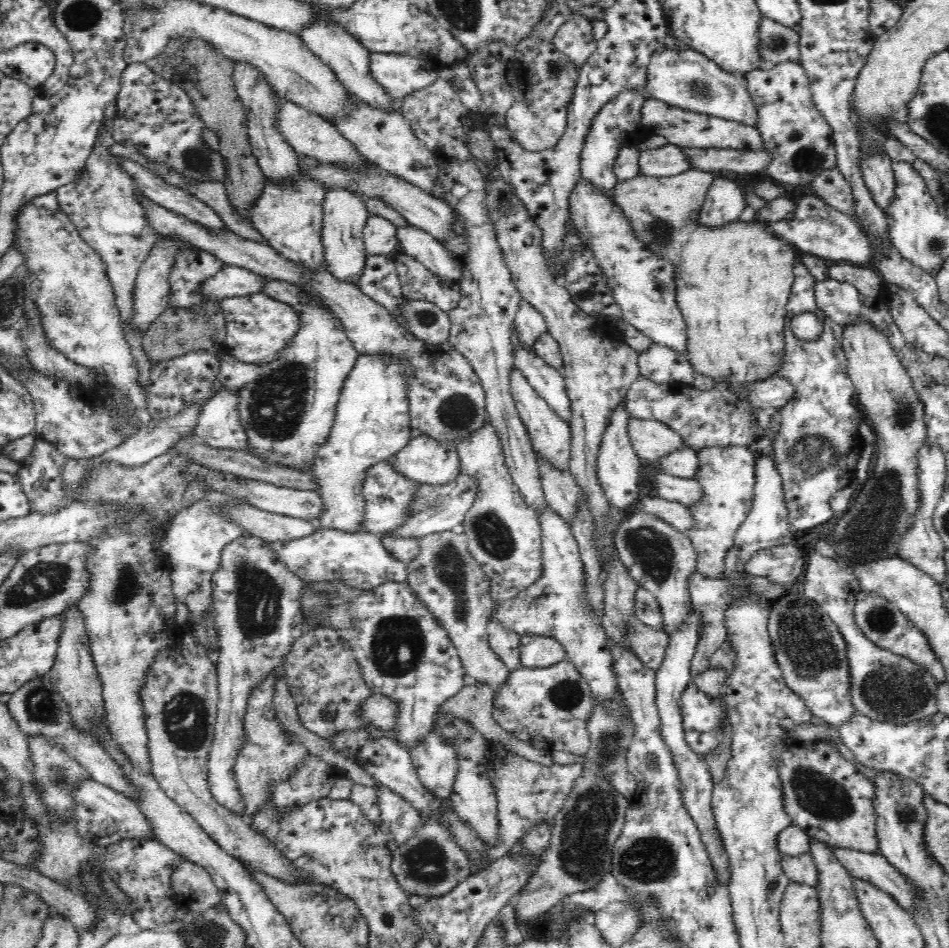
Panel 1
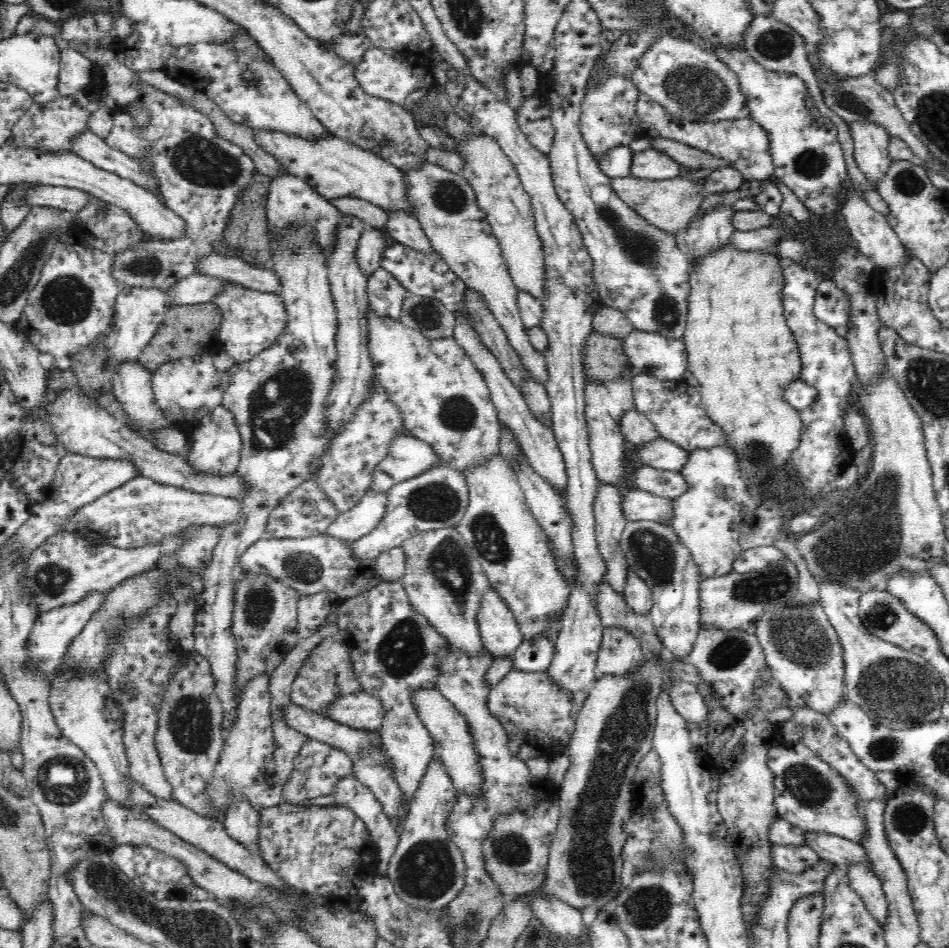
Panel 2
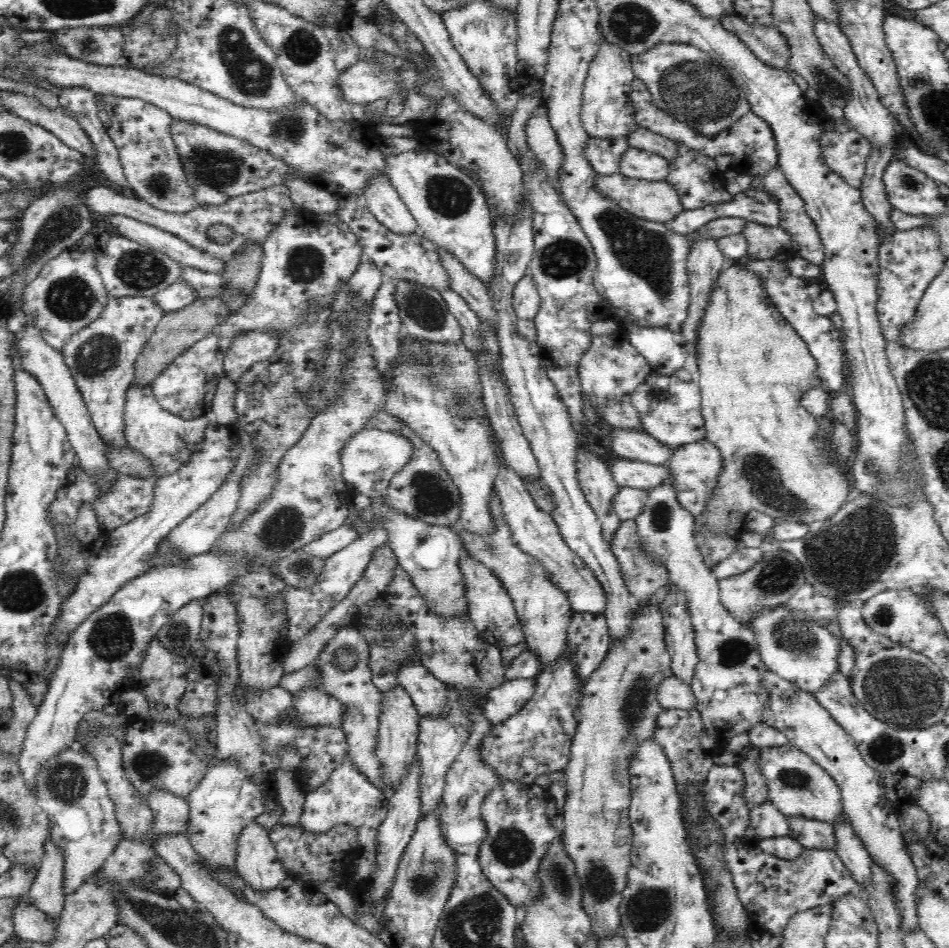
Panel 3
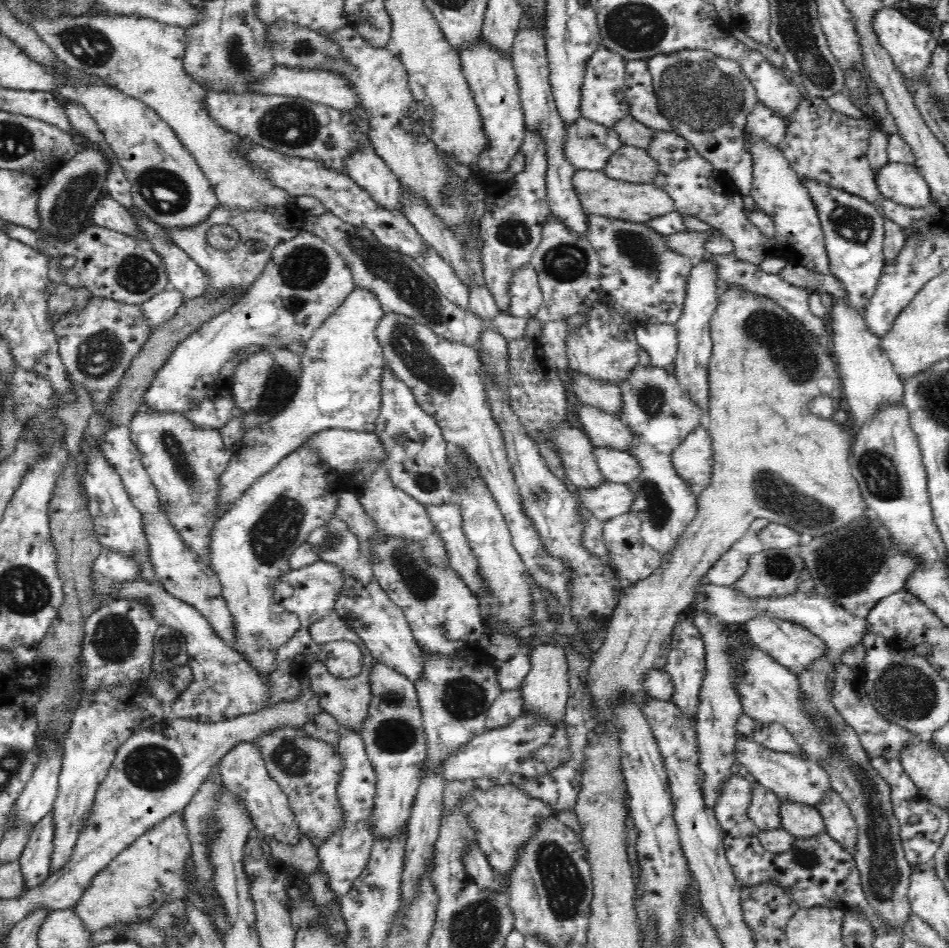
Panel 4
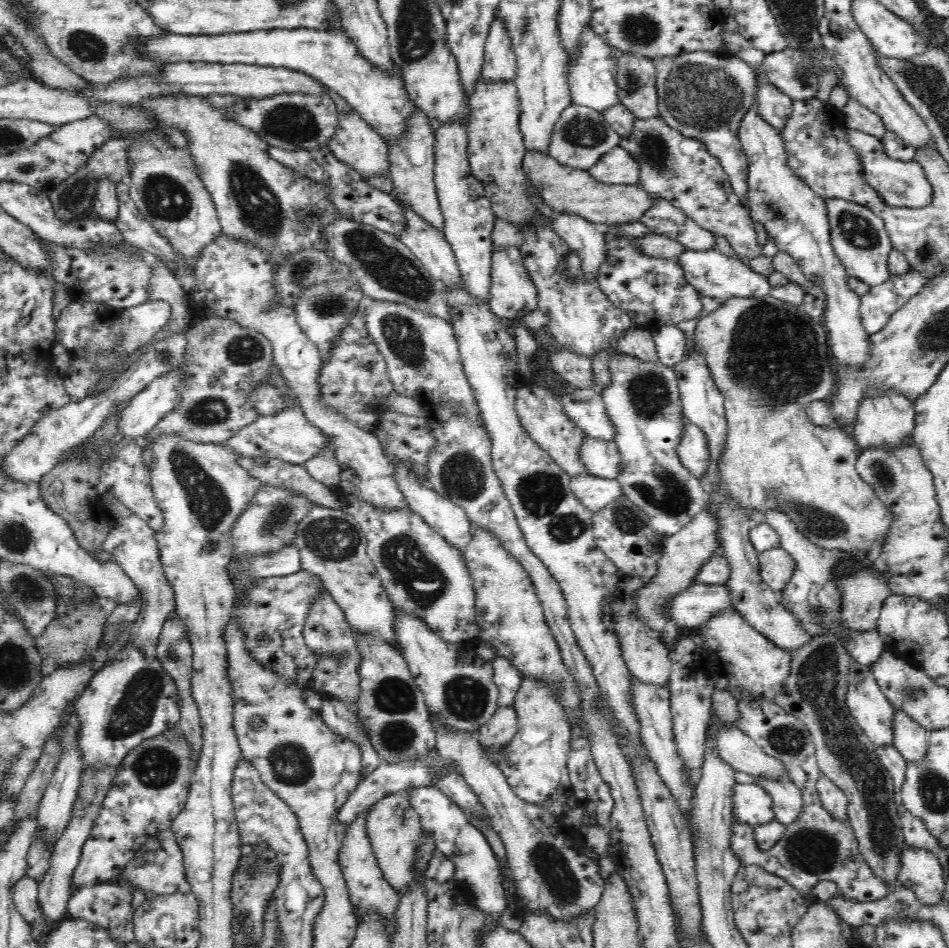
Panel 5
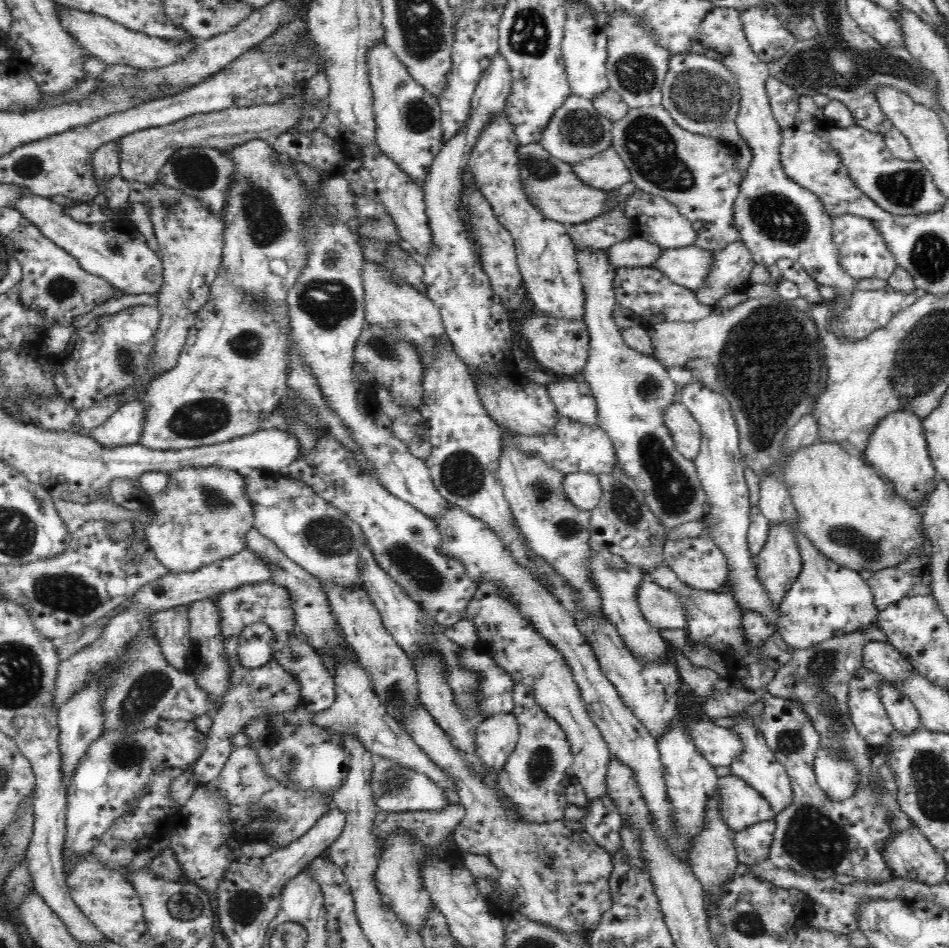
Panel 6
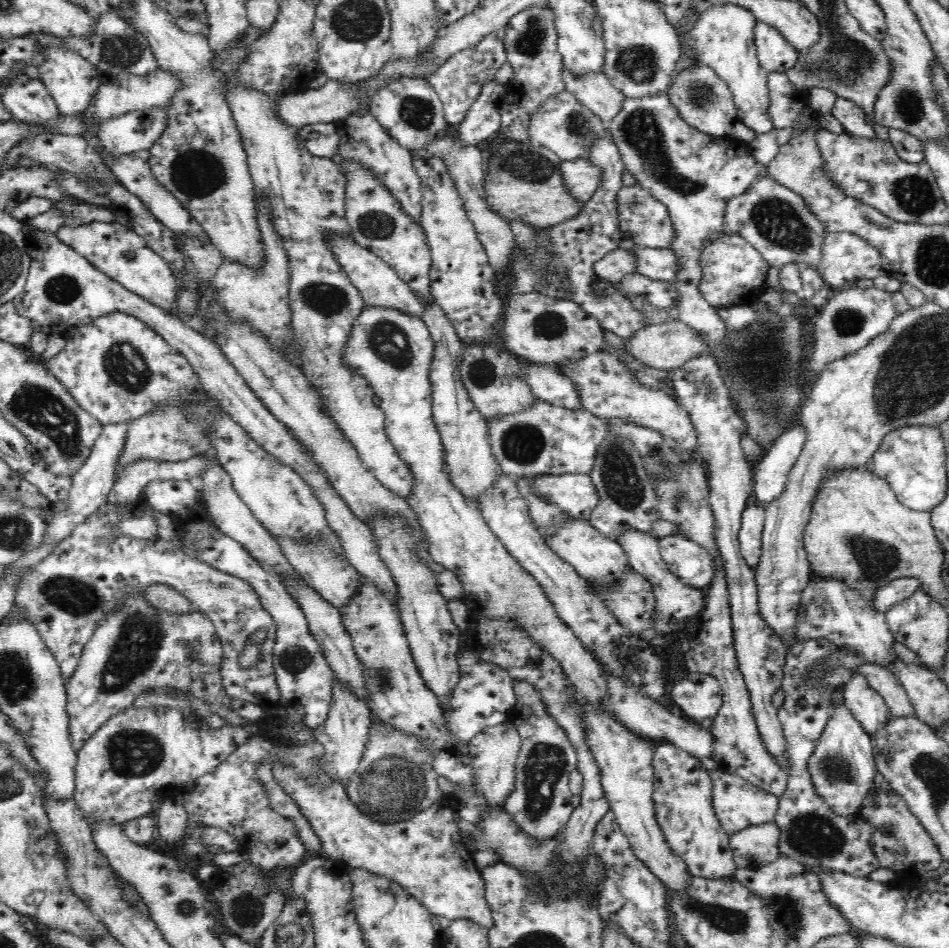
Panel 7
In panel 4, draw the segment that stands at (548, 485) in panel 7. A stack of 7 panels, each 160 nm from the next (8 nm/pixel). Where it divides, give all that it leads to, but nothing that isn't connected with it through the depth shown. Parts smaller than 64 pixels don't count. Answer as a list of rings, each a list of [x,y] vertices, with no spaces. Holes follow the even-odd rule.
[[[605,481],[598,488],[577,490],[584,506],[601,521],[630,512],[634,502],[634,493],[628,484]]]

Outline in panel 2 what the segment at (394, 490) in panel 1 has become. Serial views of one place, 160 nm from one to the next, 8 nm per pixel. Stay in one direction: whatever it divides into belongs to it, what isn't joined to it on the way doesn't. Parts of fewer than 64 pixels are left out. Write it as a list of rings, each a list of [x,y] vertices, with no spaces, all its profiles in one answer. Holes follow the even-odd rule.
[[[369,489],[354,508],[338,515],[326,533],[342,541],[360,540],[382,522],[387,502],[385,492],[378,493]]]

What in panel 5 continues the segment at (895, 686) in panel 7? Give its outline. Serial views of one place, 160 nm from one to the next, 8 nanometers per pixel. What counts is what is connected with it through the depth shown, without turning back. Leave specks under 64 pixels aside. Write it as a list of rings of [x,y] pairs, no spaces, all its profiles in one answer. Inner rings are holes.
[[[895,711],[893,728],[893,746],[907,765],[920,763],[929,748],[929,732],[902,711]]]

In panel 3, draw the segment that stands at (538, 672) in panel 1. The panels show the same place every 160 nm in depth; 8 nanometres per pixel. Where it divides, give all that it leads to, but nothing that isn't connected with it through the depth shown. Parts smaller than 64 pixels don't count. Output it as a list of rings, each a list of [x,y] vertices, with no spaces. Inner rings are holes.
[[[536,678],[507,680],[504,685],[493,689],[482,709],[487,720],[496,726],[518,714],[535,694],[535,685]]]

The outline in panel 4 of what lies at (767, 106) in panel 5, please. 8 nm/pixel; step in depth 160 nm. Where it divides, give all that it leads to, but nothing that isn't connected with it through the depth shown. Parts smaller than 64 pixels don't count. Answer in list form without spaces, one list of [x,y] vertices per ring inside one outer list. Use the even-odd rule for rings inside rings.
[[[756,103],[753,111],[747,116],[745,134],[751,140],[763,140],[768,144],[778,147],[784,140],[787,131],[787,123],[775,112],[772,112],[765,104]]]

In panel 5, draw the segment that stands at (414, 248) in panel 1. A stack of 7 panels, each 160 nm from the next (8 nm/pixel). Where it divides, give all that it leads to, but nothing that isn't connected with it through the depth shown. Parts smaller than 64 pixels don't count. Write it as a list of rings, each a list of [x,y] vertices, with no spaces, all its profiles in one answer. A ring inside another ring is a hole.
[[[353,108],[349,115],[340,112],[336,132],[330,138],[328,147],[338,160],[349,164],[365,180],[389,174],[388,145]]]

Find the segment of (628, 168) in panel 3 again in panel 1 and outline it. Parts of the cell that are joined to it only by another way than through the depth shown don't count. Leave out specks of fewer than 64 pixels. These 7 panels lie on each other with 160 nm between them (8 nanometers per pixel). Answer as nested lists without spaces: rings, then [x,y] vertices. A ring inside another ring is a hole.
[[[666,144],[658,148],[645,149],[639,152],[639,171],[643,175],[665,177],[680,174],[692,168],[688,156],[682,148]]]

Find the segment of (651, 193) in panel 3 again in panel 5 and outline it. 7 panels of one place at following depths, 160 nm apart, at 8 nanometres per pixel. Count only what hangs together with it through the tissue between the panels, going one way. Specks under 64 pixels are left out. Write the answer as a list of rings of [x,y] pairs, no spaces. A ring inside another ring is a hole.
[[[526,152],[523,169],[528,182],[536,189],[545,204],[554,214],[574,214],[597,226],[618,226],[640,224],[644,214],[654,205],[656,199],[650,197],[640,185],[604,184],[598,182],[588,171],[560,164],[549,154]]]

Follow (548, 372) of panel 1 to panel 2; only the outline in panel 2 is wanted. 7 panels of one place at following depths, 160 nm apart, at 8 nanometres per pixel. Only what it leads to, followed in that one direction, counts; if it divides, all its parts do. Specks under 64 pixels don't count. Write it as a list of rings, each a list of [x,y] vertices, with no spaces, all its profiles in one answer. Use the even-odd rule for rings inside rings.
[[[429,162],[418,164],[410,172],[404,171],[404,179],[408,183],[406,195],[411,203],[411,210],[415,210],[416,219],[430,240],[433,250],[444,259],[450,271],[465,283],[467,289],[481,293],[487,307],[506,332],[510,345],[521,358],[525,370],[545,387],[548,371],[544,355],[537,352],[529,342],[527,328],[517,307],[519,290],[508,271],[498,239],[494,237],[494,231],[486,221],[486,213],[478,206],[473,186],[462,173],[452,173]]]

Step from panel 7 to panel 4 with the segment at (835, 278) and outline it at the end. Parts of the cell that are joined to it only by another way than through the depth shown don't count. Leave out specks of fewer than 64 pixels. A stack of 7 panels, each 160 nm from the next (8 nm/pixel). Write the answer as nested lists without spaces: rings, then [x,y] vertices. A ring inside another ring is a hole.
[[[804,177],[801,183],[808,189],[810,199],[818,209],[830,260],[830,275],[844,285],[842,299],[864,317],[864,308],[870,302],[886,264],[883,253],[886,236],[884,217],[878,213],[876,206],[861,196]]]

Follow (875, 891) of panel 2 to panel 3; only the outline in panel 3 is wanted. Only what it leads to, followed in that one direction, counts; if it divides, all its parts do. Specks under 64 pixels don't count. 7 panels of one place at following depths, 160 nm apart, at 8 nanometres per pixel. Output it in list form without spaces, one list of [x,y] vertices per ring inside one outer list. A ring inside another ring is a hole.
[[[845,821],[835,827],[834,835],[836,835],[836,853],[851,872],[852,878],[861,889],[870,886],[872,859],[863,841],[854,833],[852,824]]]

